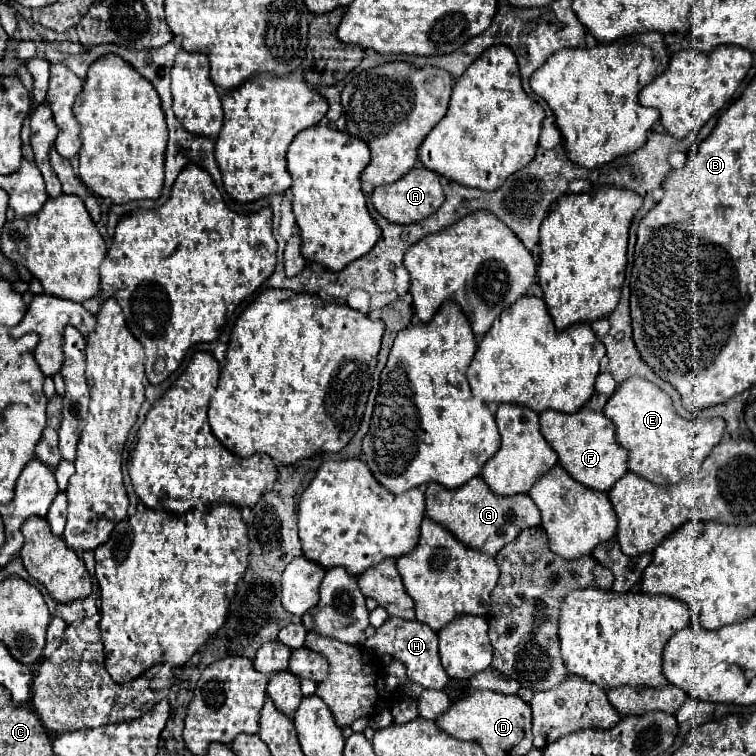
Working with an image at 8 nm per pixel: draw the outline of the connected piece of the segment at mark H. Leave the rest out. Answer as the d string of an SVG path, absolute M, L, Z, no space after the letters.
M389 617L373 637L365 641L365 647L375 655L393 655L407 667L407 677L425 689L443 689L447 683L447 673L443 673L443 665L439 661L439 649L437 649L437 633L419 621L407 621Z

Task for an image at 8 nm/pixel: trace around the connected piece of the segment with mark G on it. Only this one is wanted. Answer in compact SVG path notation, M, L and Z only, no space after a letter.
M473 477L457 489L447 489L439 483L429 483L425 491L427 517L447 527L467 547L495 555L503 545L511 543L523 529L537 527L541 513L527 493L519 495L497 495L481 477Z

